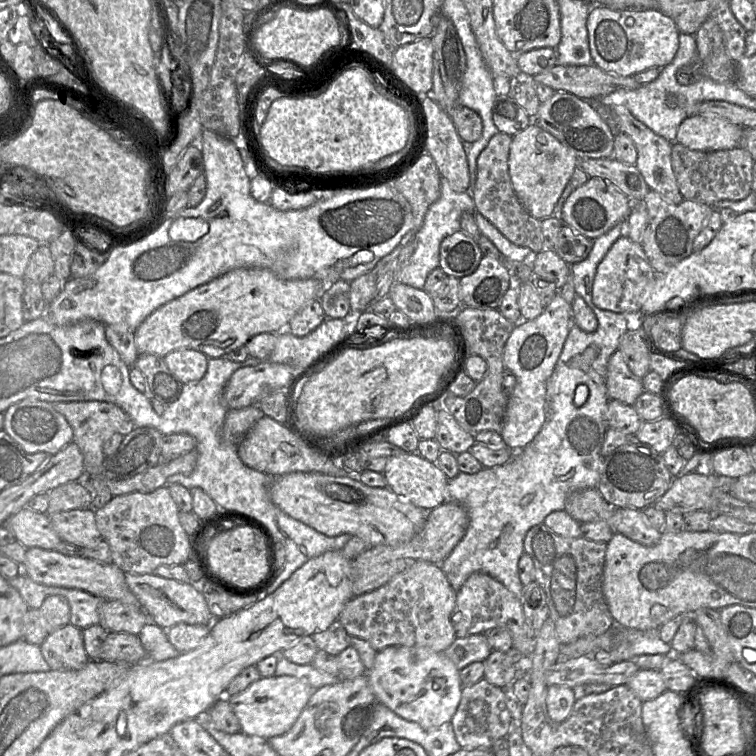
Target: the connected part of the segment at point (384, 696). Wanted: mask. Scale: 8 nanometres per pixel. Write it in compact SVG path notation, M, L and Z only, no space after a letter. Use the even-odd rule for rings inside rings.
M391 646L377 652L374 664L366 673L370 688L379 703L401 718L415 722L423 728L436 728L450 723L460 703L462 685L459 670L443 653L426 647Z

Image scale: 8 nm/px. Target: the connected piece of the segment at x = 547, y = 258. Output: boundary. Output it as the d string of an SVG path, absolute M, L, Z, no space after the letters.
M541 251L533 254L529 261L534 276L553 283L560 290L570 274L570 265L555 251Z

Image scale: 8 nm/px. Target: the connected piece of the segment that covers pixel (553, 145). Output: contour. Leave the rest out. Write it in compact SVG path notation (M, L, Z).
M533 122L512 136L508 158L509 176L517 198L531 216L543 220L553 215L577 162L578 158L571 150Z

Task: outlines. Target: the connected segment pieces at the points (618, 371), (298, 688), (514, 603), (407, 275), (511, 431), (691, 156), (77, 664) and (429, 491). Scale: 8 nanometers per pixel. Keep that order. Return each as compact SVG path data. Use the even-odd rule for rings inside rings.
M619 349L608 361L606 387L610 399L630 406L633 406L644 392L642 379L631 372Z
M294 676L260 677L242 692L227 698L240 722L241 732L268 740L286 733L293 726L314 690L306 680Z
M484 572L472 573L456 592L456 606L452 623L456 637L460 638L484 634L494 628L507 629L512 636L512 647L520 651L527 661L535 648L535 636L525 622L522 600L500 581Z
M441 176L440 197L429 207L421 228L413 235L415 251L409 265L400 275L398 282L416 289L424 289L429 273L440 265L439 253L442 240L461 230L460 218L464 212L474 211L474 201L470 191L455 192L447 179Z
M558 293L553 301L545 307L543 313L533 320L515 325L503 351L503 364L506 370L516 377L516 385L508 396L505 422L500 432L505 446L511 450L520 450L530 443L539 433L546 421L546 383L552 375L564 343L573 322L572 304Z
M677 142L672 144L671 164L681 195L686 200L704 203L712 207L723 200L743 200L752 192L754 161L751 154L741 147L719 151L698 151L691 150Z
M70 623L50 632L40 650L51 670L79 670L90 661L84 649L82 630Z
M417 452L388 457L383 475L387 487L404 500L431 511L446 501L448 478L436 463L423 458Z

